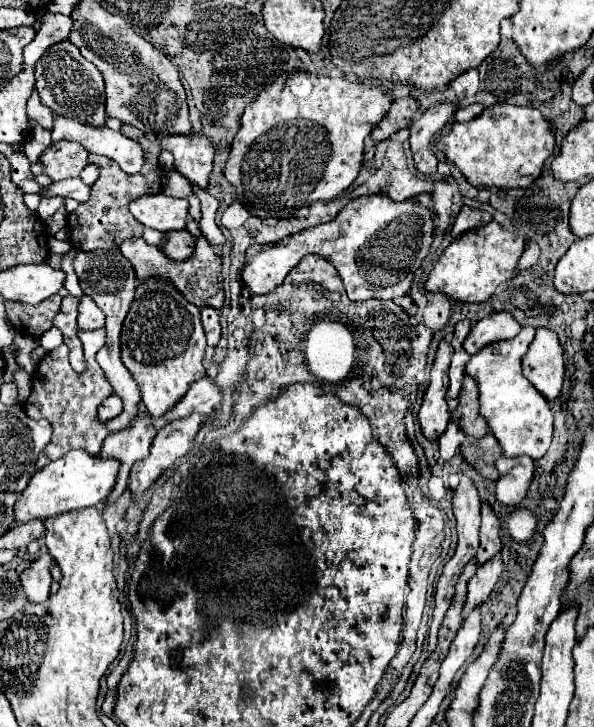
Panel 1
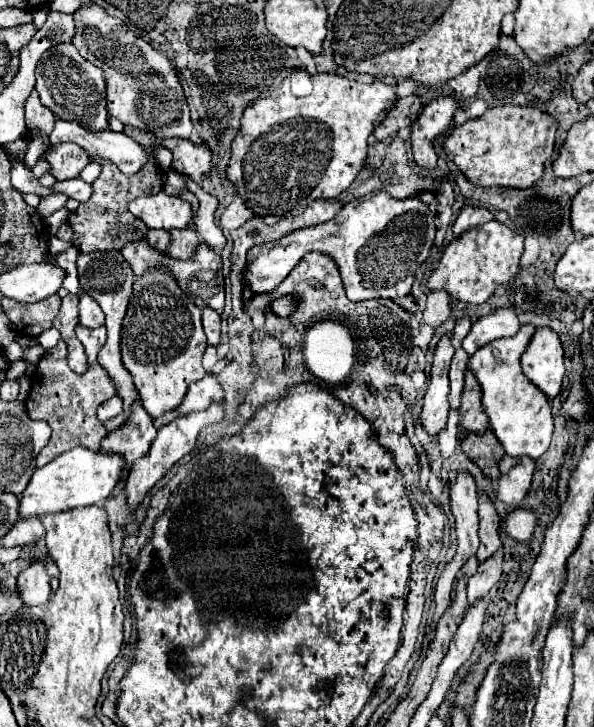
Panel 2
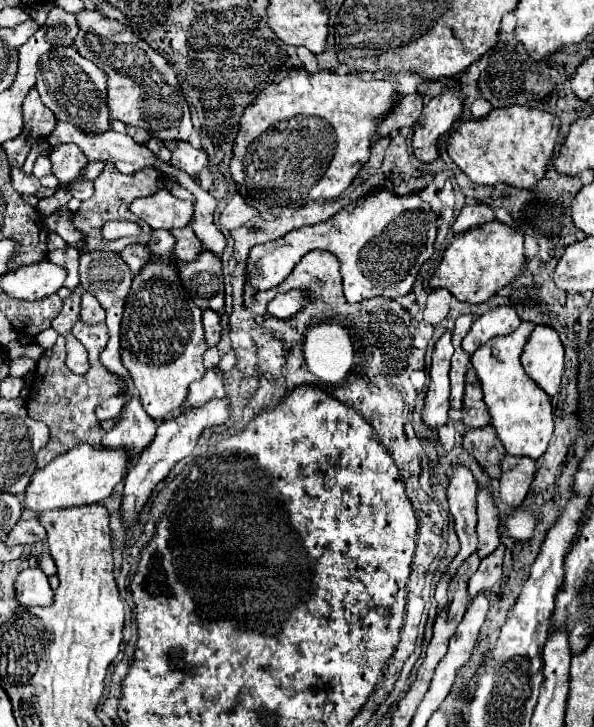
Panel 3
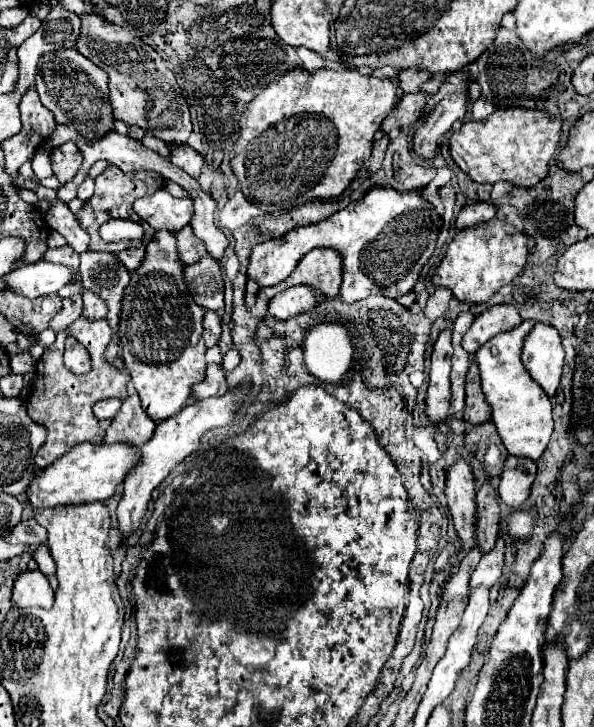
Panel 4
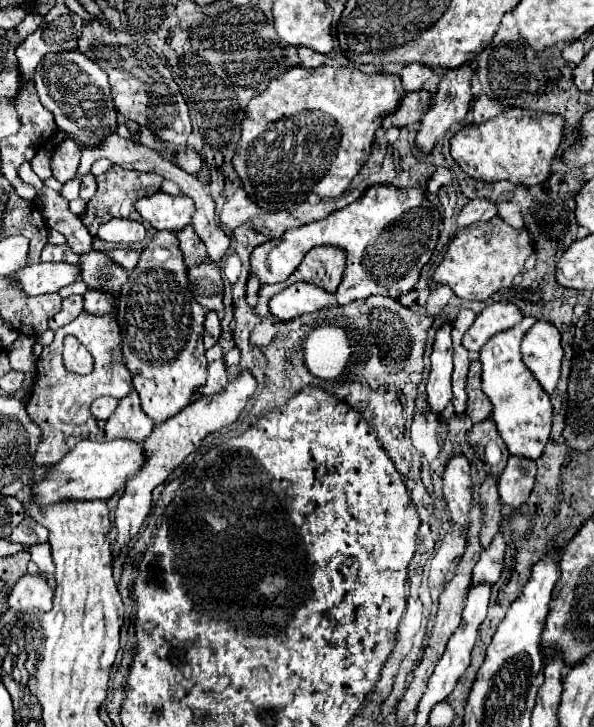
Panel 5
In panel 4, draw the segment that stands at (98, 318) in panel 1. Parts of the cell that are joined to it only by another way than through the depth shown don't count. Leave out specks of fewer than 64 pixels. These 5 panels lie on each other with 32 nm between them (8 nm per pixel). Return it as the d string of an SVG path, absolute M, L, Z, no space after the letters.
M84 292L82 298L84 298L84 310L82 310L82 316L94 318L94 320L106 318L108 306L106 306L106 302L104 302L100 296L94 296L94 292Z

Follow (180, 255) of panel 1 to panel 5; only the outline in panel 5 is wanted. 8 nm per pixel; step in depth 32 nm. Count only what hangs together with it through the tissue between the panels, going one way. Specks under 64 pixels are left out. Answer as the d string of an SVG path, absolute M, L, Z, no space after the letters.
M192 226L180 230L176 236L178 236L180 250L182 250L184 260L186 260L188 266L198 266L198 264L202 264L208 258L206 252L204 252L204 242L196 236Z

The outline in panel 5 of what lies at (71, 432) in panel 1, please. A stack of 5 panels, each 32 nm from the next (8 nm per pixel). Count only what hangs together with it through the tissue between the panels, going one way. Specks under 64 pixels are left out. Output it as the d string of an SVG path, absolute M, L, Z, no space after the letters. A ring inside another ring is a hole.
M82 312L76 320L72 320L70 324L58 328L54 332L54 340L52 344L44 346L40 358L38 358L38 374L36 374L36 384L32 386L32 396L26 402L26 412L30 416L30 420L42 430L42 438L38 442L36 448L36 456L34 462L36 464L56 464L60 462L66 454L70 454L74 450L74 446L88 438L88 440L104 440L104 430L100 430L98 422L94 422L92 414L90 414L90 404L96 396L126 396L132 388L132 376L124 364L124 356L122 356L122 336L120 336L120 328L118 324L112 320L110 314L106 316L94 316L88 312ZM62 334L74 334L82 344L86 344L86 350L94 356L94 370L88 376L80 376L80 374L72 374L62 366Z

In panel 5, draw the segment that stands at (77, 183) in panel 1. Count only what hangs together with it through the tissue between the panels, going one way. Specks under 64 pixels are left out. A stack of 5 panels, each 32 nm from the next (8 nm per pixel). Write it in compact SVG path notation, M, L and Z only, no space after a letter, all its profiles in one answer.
M88 172L80 178L80 198L88 202L88 200L92 200L94 194L96 194L96 176L92 176Z

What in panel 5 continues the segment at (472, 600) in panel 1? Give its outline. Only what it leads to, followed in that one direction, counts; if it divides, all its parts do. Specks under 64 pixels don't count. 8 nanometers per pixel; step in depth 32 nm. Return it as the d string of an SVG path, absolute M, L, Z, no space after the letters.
M498 532L492 540L492 544L482 550L480 560L474 566L474 574L472 574L472 582L490 582L494 584L500 578L502 566L500 562L504 562L504 548L506 548L506 540L502 536L502 532Z

